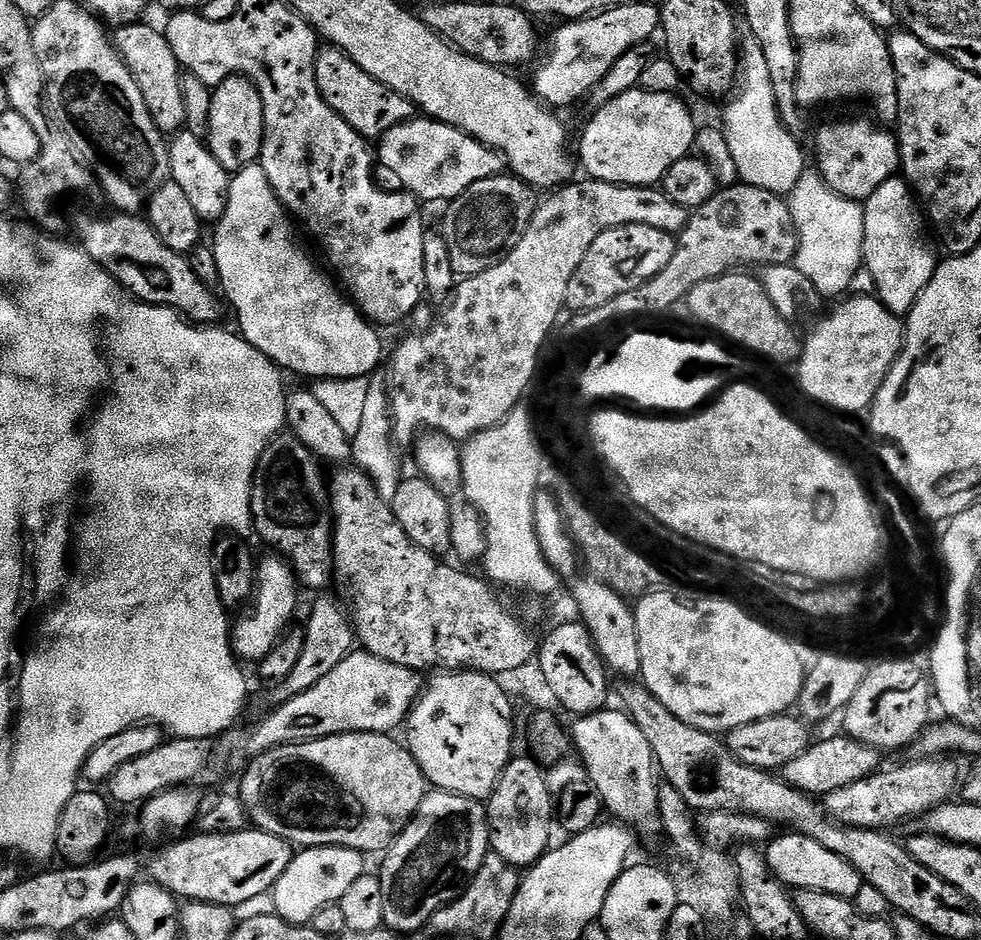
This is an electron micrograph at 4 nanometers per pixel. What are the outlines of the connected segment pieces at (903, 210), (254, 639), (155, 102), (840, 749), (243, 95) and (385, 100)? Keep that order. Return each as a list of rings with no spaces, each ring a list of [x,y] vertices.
[[[903,179],[882,182],[864,206],[864,263],[872,275],[875,295],[895,316],[904,318],[934,278],[938,255],[928,241],[929,229],[913,189]]]
[[[276,554],[268,555],[272,556],[266,557],[265,560],[261,559],[256,569],[254,599],[250,604],[252,609],[237,624],[235,621],[231,629],[232,650],[244,662],[247,660],[259,662],[266,654],[270,654],[276,641],[289,631],[293,623],[292,615],[296,612],[296,588],[298,589],[296,573],[287,559]]]
[[[144,23],[117,27],[114,32],[114,43],[130,74],[134,74],[134,82],[138,82],[138,90],[142,90],[142,98],[146,98],[146,106],[160,131],[175,134],[187,125],[186,98],[182,92],[182,69],[178,58],[174,58],[174,50],[170,50],[170,42],[166,42],[163,31],[159,27],[151,28]]]
[[[837,734],[829,740],[820,740],[809,745],[809,748],[794,762],[790,762],[782,770],[782,778],[790,786],[813,798],[823,798],[834,790],[842,790],[842,786],[850,786],[854,782],[862,782],[868,776],[873,776],[881,767],[881,753],[862,742],[852,740],[849,736]]]
[[[231,76],[215,85],[210,102],[210,130],[208,149],[222,162],[230,174],[242,171],[248,164],[257,163],[266,135],[264,103],[255,84],[246,76]]]
[[[321,47],[316,59],[316,81],[328,105],[369,142],[379,141],[380,137],[394,130],[394,126],[413,119],[414,106],[407,98],[366,74],[366,70],[362,70],[362,66],[358,66],[358,62],[351,60],[340,48]]]

